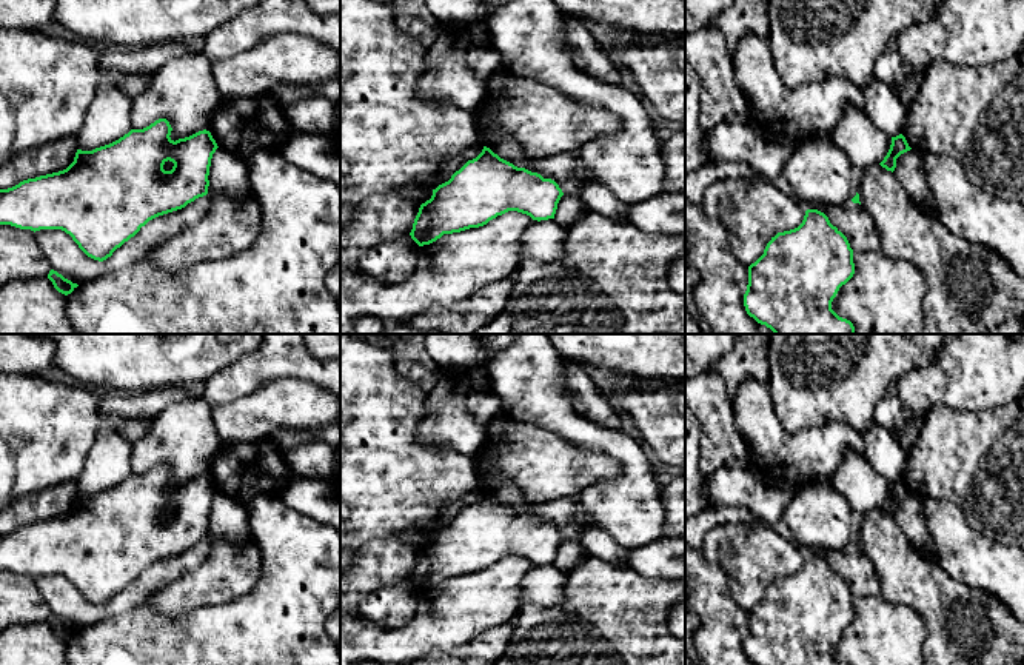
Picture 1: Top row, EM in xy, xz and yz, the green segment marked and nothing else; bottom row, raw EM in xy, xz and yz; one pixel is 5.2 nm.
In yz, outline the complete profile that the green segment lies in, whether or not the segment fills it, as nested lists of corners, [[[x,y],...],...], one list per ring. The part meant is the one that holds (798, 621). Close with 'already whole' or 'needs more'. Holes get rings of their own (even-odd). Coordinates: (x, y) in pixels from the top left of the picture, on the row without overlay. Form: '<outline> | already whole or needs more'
[[[807,554],[802,568],[778,577],[764,599],[748,611],[744,651],[755,665],[847,665],[832,654],[839,633],[855,619],[847,582],[818,554]]] | already whole

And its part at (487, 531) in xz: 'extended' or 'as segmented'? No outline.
as segmented

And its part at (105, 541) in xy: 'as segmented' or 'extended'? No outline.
as segmented

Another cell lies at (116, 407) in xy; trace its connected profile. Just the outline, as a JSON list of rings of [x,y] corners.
[[[166,388],[140,394],[97,391],[103,426],[97,431],[79,482],[79,494],[92,496],[131,476],[131,445],[117,431],[123,419],[156,417],[172,402],[191,399],[186,388]]]

